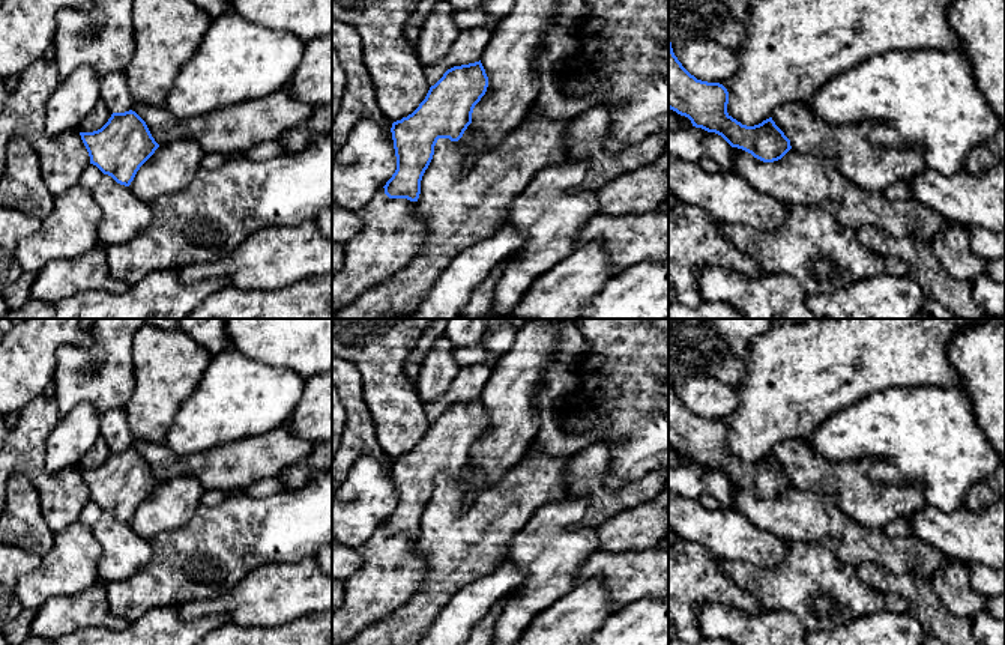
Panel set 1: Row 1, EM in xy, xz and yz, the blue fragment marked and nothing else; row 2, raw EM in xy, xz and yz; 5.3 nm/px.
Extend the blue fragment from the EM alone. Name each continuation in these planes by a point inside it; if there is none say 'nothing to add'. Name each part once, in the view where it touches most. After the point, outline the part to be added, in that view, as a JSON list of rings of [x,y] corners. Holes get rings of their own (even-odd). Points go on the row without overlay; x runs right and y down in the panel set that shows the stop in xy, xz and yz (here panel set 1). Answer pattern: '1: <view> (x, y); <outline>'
nothing to add

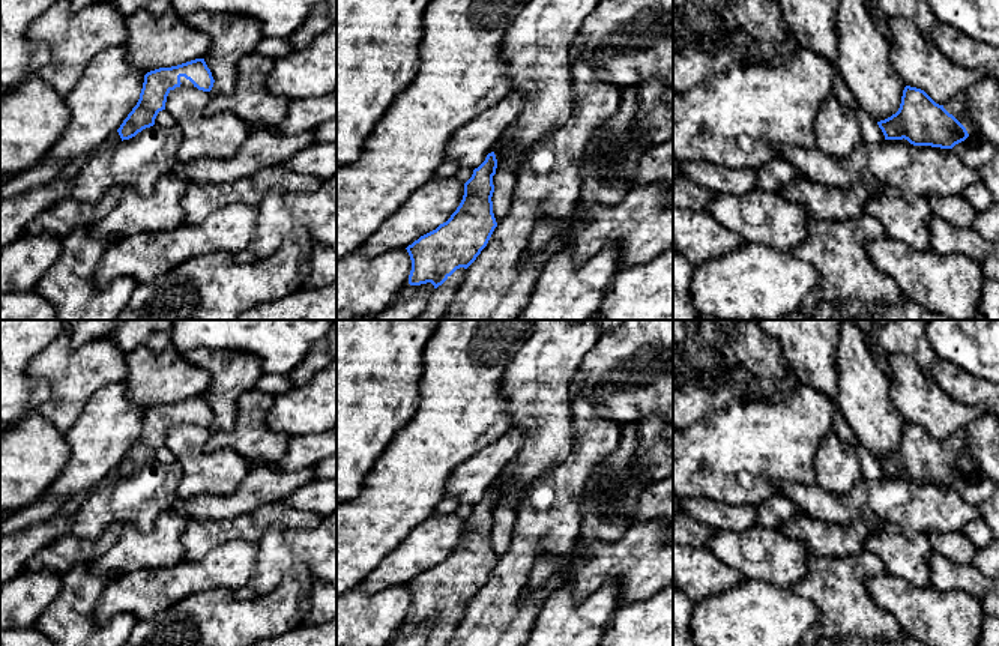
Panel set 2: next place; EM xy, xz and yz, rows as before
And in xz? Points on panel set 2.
1: xz (440, 634); [[[464,604],[457,605],[442,622],[434,625],[428,632],[425,646],[448,646],[463,619],[464,608]]]

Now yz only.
1: yz (957, 442); [[[964,431],[954,433],[943,445],[952,451],[963,463],[967,461],[966,445],[967,439]]]

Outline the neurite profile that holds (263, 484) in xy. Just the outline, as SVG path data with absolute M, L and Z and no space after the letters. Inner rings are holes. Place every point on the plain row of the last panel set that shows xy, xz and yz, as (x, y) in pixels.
M251 466L239 487L225 496L200 494L177 497L170 508L189 521L225 521L249 514L264 505L285 500L314 479L314 467L285 470L273 466Z

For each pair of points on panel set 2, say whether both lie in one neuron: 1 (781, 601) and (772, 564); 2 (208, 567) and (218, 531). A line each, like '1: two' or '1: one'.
1: two
2: two

